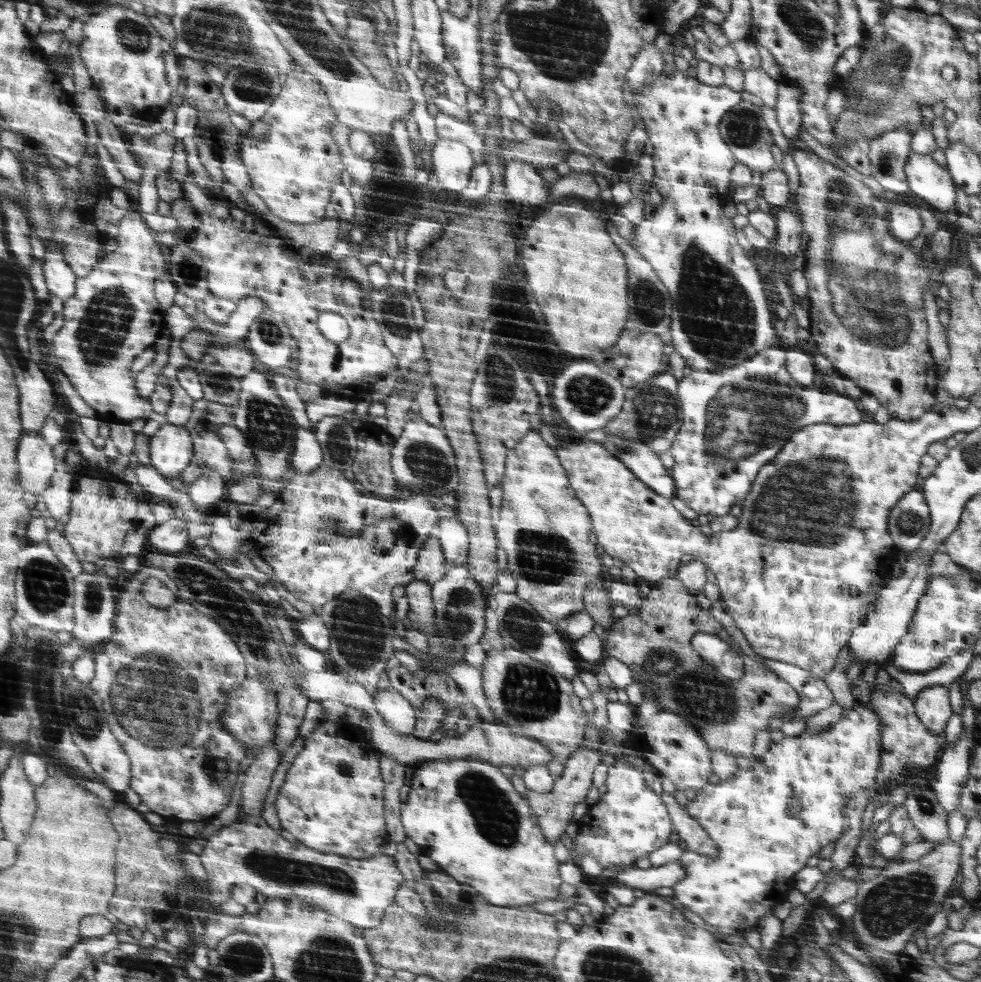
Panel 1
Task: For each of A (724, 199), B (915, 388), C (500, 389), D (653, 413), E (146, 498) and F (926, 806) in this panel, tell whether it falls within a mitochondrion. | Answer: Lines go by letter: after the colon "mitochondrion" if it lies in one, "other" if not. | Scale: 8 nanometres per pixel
A: other
B: other
C: mitochondrion
D: mitochondrion
E: other
F: mitochondrion

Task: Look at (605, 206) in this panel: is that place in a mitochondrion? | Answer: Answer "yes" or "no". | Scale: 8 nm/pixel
no

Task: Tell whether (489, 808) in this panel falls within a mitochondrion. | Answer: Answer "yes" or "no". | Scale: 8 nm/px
yes

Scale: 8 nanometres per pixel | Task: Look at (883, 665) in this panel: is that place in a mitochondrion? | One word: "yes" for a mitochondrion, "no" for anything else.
no

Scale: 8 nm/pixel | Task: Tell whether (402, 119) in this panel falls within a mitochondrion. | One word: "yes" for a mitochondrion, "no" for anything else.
no

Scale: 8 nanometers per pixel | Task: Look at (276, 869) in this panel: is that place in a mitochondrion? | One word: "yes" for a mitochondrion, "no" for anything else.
yes

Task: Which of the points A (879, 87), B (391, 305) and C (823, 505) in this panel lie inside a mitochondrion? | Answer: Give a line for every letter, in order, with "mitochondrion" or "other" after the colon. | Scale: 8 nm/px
A: mitochondrion
B: mitochondrion
C: mitochondrion

